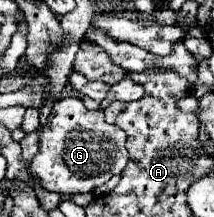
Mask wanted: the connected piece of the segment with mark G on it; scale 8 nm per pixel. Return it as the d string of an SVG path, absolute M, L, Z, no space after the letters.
M67 96L53 104L51 116L39 130L39 152L29 164L33 180L45 190L63 196L93 192L111 176L121 174L127 166L125 134L121 128L107 124L103 110L87 110L81 98Z

